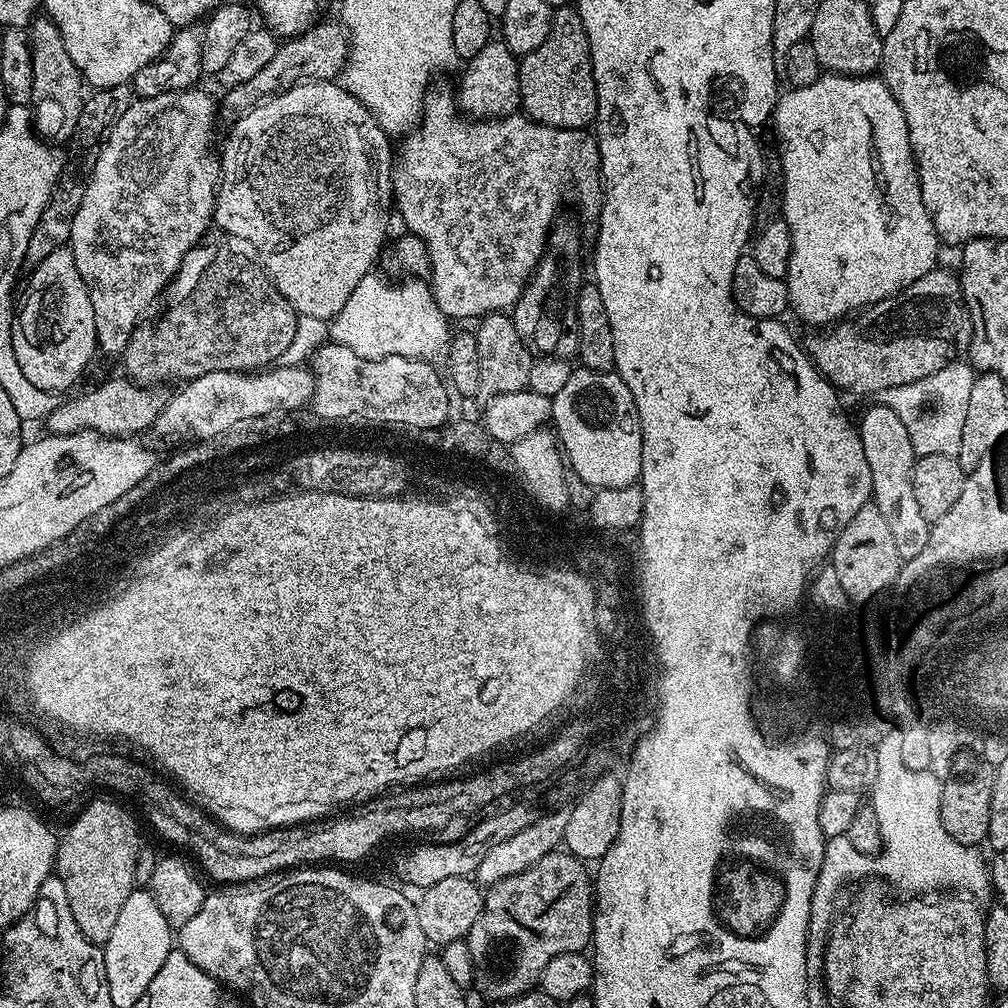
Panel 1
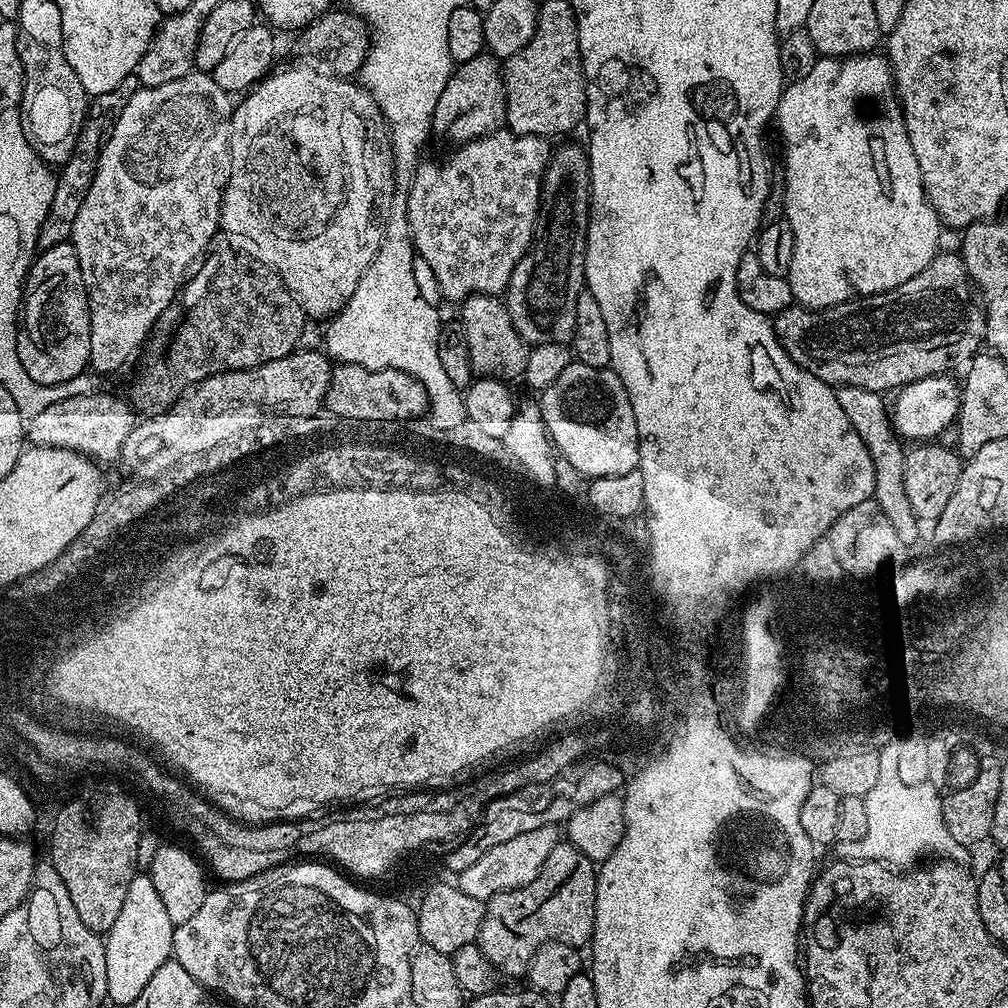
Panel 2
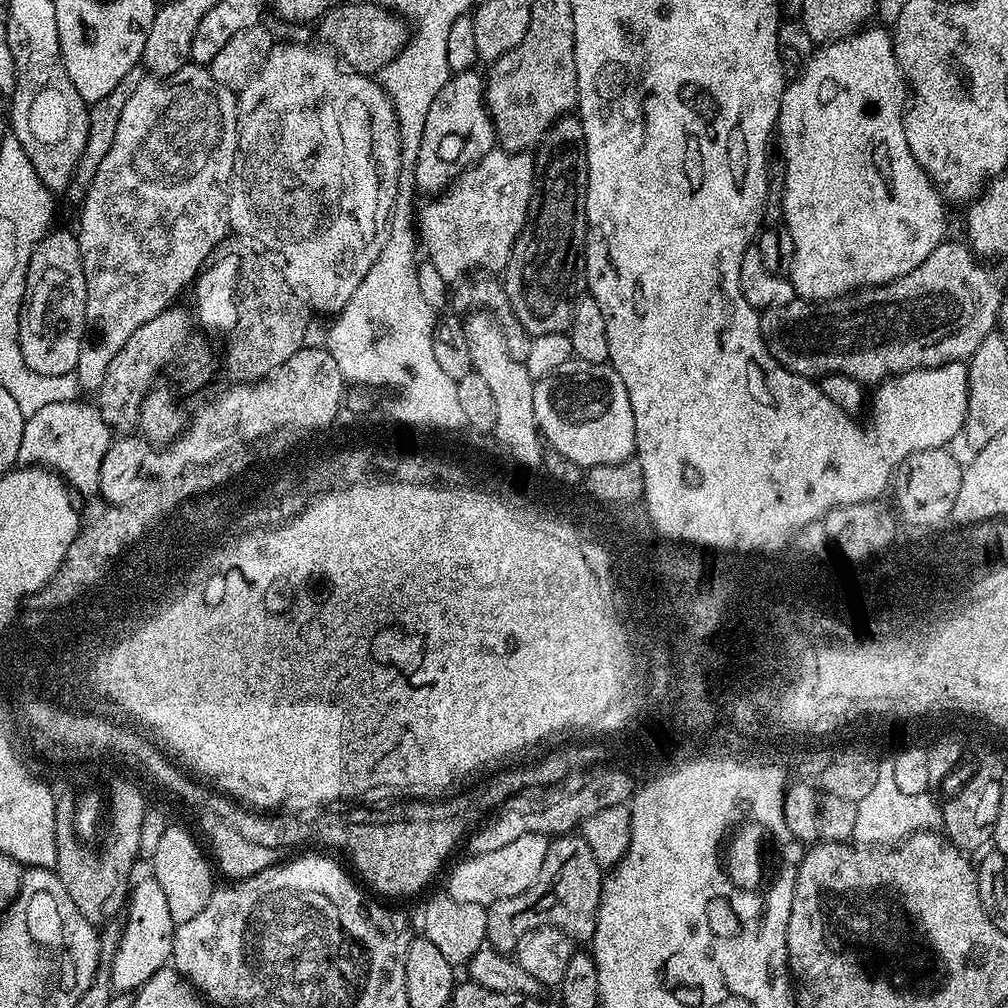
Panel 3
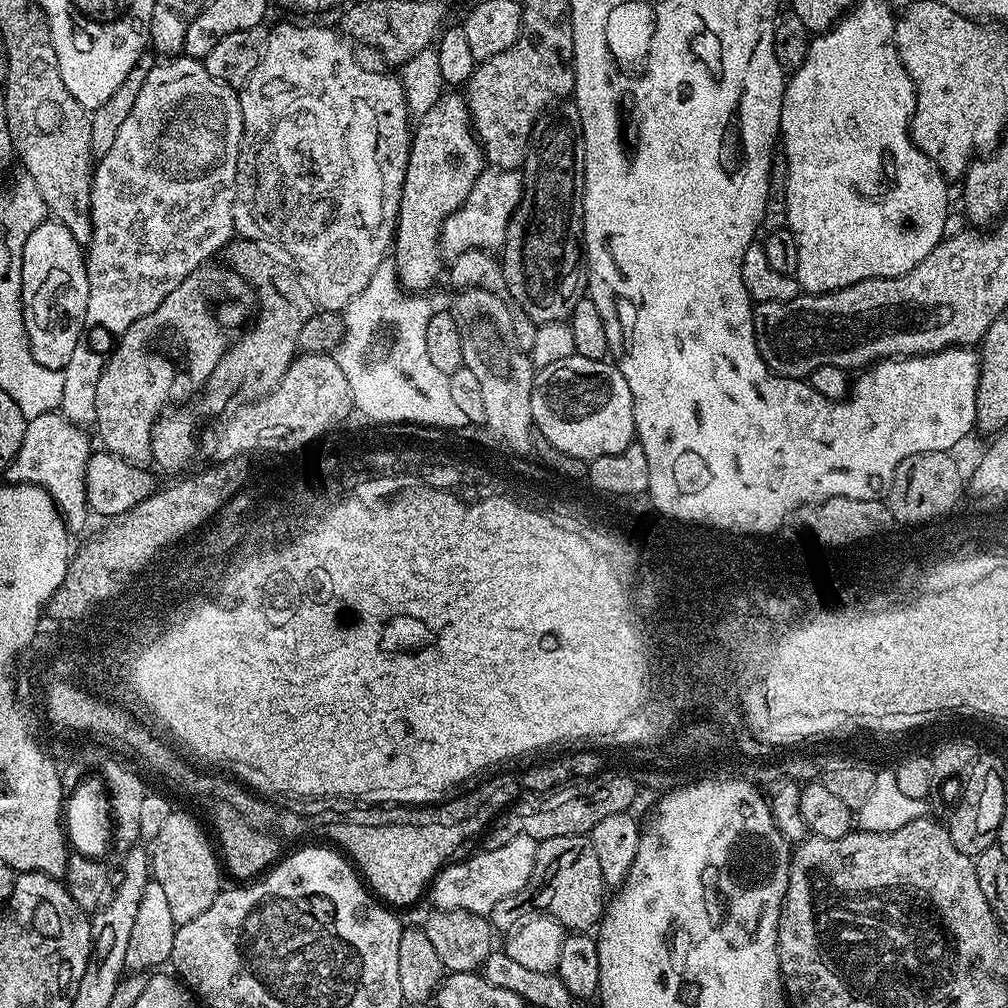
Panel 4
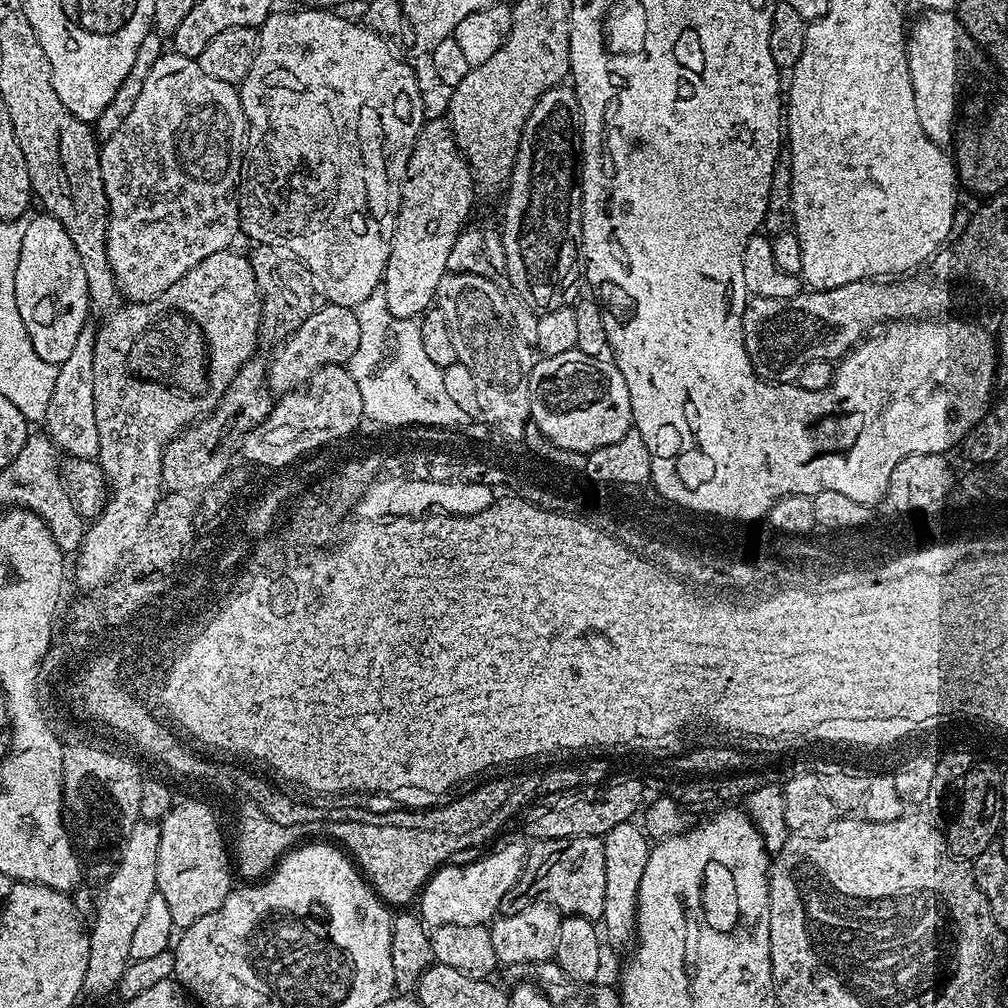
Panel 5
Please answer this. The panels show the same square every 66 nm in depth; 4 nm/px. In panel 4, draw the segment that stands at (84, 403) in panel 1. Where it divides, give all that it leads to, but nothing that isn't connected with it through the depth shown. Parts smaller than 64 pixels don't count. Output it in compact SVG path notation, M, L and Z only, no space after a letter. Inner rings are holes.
M59 411L31 417L25 423L22 446L2 476L9 484L38 484L50 494L69 533L83 533L90 517L88 491L84 485L94 447L79 424L70 423Z

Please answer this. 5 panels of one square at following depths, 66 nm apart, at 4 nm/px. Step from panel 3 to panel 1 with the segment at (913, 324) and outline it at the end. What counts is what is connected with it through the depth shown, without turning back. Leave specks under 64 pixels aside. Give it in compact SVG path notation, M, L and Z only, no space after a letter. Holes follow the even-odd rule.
M937 266L909 288L903 288L897 296L870 304L851 318L841 319L817 332L820 332L817 336L809 338L808 348L806 344L807 355L817 372L837 389L845 388L856 396L872 398L888 387L918 382L952 361L959 361L972 341L972 321L968 319L968 310L964 307L959 279L953 273L951 276L943 266Z

